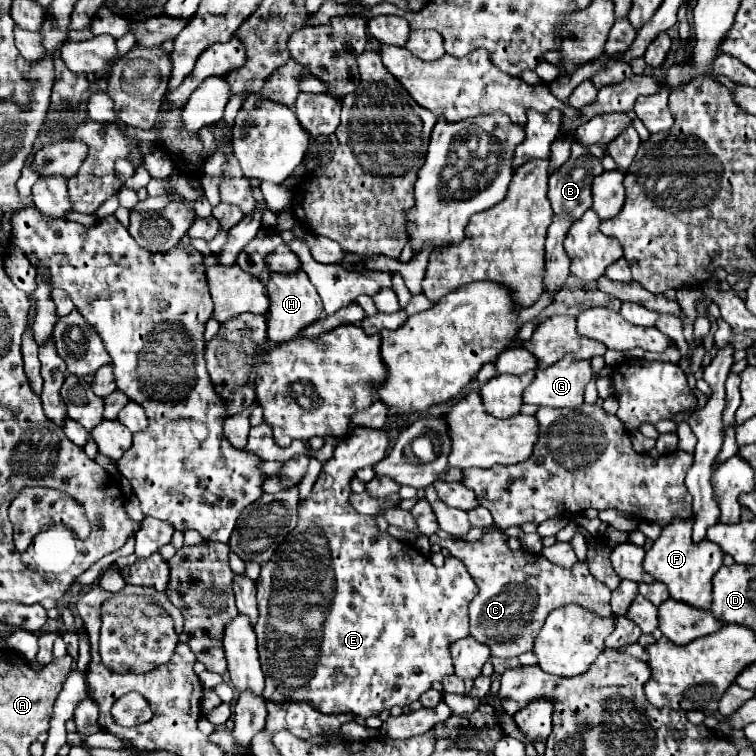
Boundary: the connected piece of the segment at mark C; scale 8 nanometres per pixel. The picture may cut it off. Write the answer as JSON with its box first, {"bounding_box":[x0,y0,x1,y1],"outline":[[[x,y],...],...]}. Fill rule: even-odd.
{"bounding_box":[429,528,611,658],"outline":[[[485,528],[487,534],[477,542],[453,540],[429,536],[431,544],[447,548],[455,558],[459,558],[469,574],[473,576],[479,592],[469,606],[471,616],[471,636],[491,648],[491,656],[515,658],[523,652],[533,650],[537,632],[541,630],[545,618],[567,604],[585,606],[601,616],[611,614],[611,590],[595,580],[585,562],[577,562],[571,570],[551,564],[541,554],[527,554],[525,550],[509,550],[507,536],[499,528]]]}

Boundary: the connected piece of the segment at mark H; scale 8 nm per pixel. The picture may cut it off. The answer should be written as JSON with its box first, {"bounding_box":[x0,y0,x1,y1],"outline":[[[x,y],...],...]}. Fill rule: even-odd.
{"bounding_box":[267,270,323,344],"outline":[[[299,270],[295,274],[277,274],[277,272],[271,274],[267,290],[271,296],[271,312],[267,318],[267,336],[273,342],[281,344],[281,340],[291,340],[303,328],[315,324],[323,314],[321,298],[317,296],[317,290],[313,288],[309,276],[303,270]]]}

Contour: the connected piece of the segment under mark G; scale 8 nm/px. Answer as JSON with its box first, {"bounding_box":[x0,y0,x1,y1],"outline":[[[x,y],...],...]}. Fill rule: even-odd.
{"bounding_box":[525,354,593,408],"outline":[[[567,354],[561,362],[537,372],[533,384],[525,390],[525,404],[551,408],[577,408],[593,370],[589,360],[575,360]]]}

